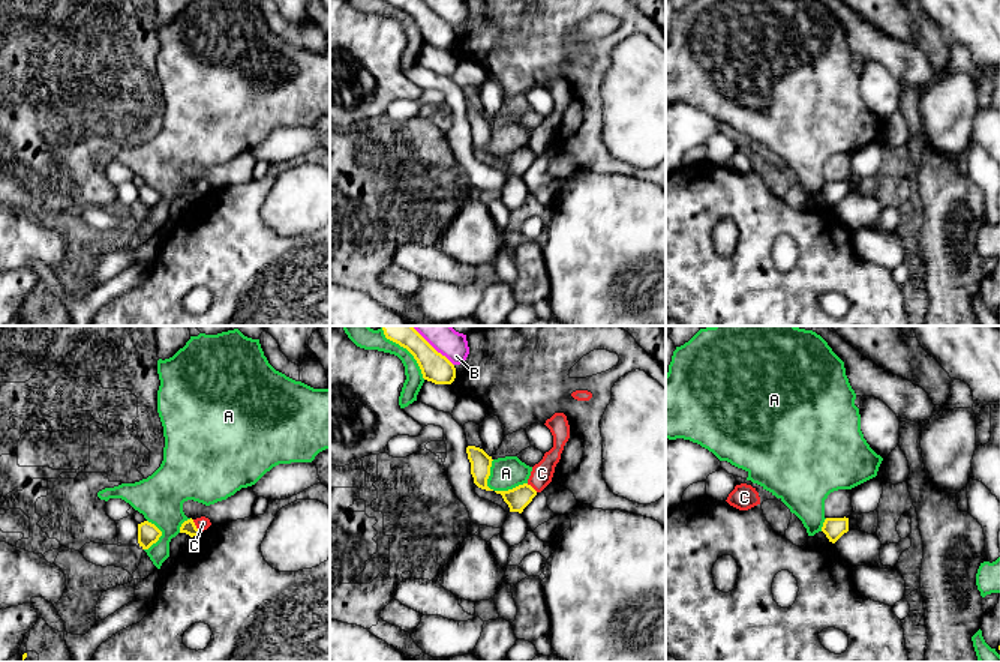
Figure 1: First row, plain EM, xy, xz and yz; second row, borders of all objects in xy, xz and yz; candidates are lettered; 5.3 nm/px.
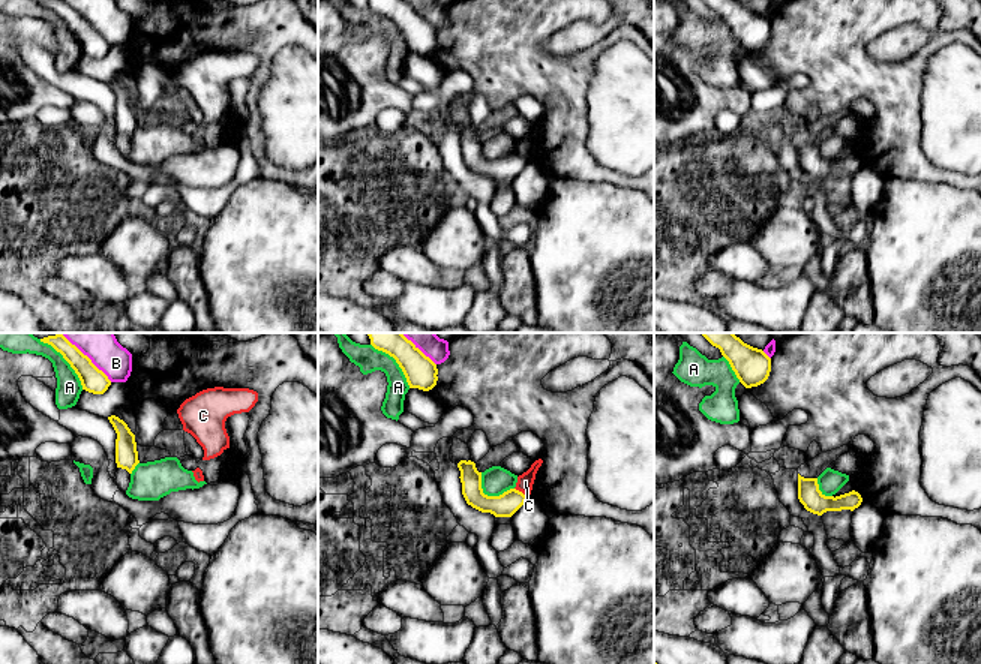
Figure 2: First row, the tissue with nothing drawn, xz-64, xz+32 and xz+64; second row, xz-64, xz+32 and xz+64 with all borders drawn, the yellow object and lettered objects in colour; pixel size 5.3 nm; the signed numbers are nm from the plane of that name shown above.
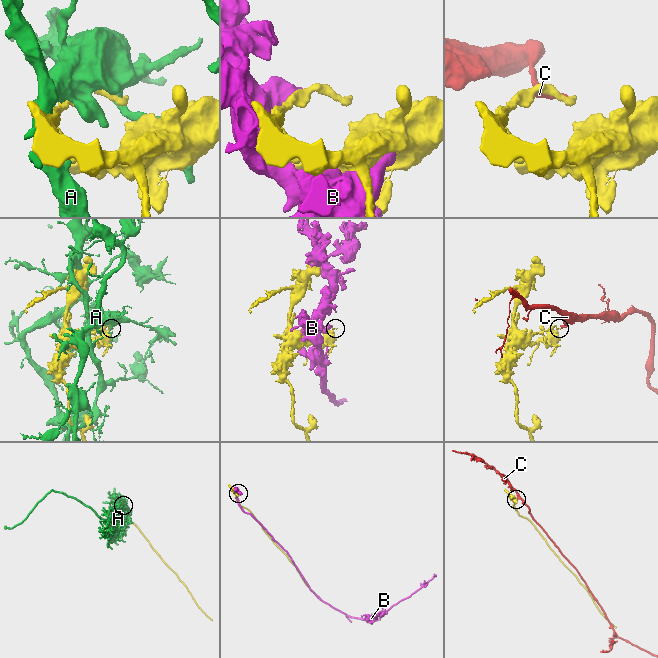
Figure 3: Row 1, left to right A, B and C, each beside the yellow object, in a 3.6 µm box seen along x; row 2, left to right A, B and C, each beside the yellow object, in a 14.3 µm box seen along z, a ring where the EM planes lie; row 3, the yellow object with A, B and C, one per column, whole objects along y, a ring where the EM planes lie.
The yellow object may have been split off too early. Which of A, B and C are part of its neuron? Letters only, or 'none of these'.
none of these

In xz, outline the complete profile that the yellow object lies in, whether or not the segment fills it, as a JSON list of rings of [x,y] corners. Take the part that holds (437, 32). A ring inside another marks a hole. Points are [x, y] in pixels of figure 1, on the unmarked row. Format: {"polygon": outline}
{"polygon": [[[385,0],[406,12],[417,24],[423,42],[435,48],[451,48],[456,42],[454,29],[438,17],[423,0]]]}

